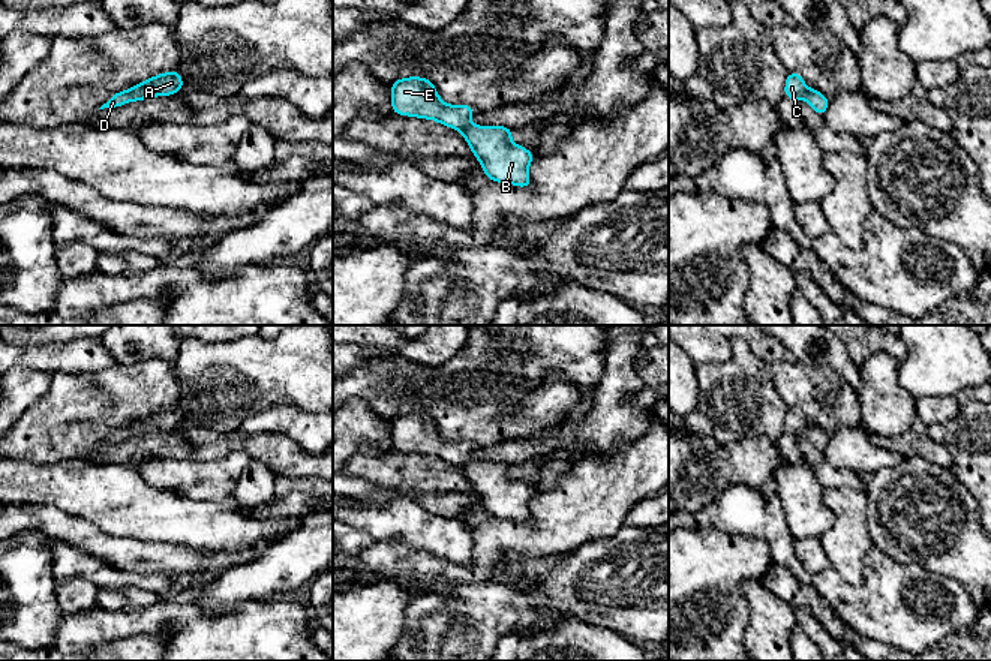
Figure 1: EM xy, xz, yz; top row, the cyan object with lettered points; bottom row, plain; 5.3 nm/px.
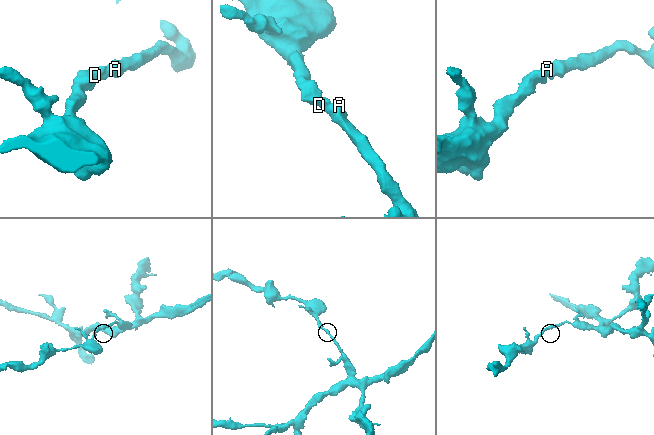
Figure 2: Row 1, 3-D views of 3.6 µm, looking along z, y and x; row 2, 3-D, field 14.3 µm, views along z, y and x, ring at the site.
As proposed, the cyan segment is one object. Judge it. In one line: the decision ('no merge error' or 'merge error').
no merge error

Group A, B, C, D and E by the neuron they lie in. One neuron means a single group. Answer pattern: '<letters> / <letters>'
A B C D E

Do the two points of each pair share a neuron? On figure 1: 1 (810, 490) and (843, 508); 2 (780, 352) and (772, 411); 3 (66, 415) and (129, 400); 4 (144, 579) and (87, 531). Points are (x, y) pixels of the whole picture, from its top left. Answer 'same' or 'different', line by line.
1: different
2: different
3: same
4: different

